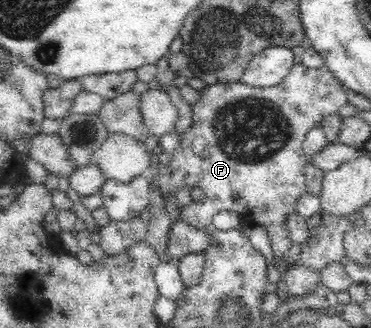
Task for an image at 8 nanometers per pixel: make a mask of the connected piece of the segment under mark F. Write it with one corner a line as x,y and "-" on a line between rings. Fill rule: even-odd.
293,64
281,83
268,88
253,87
240,81
205,86
203,90
198,91
198,100
190,105
193,120
171,154
171,162
167,166
160,165
153,174
153,179
149,179
150,186
164,197
166,205
168,194
178,193
181,187
201,189
206,199
183,209
179,208
180,221
189,226
209,230
216,214
221,211
237,212
244,220
265,227
273,255
277,259
285,260
285,255
288,255
293,245
285,228
288,216
296,213
301,195
308,191
308,157
304,153
304,140
307,133
319,126
324,117
338,115
339,109
347,103
349,100
346,87
324,65
309,69
303,64

